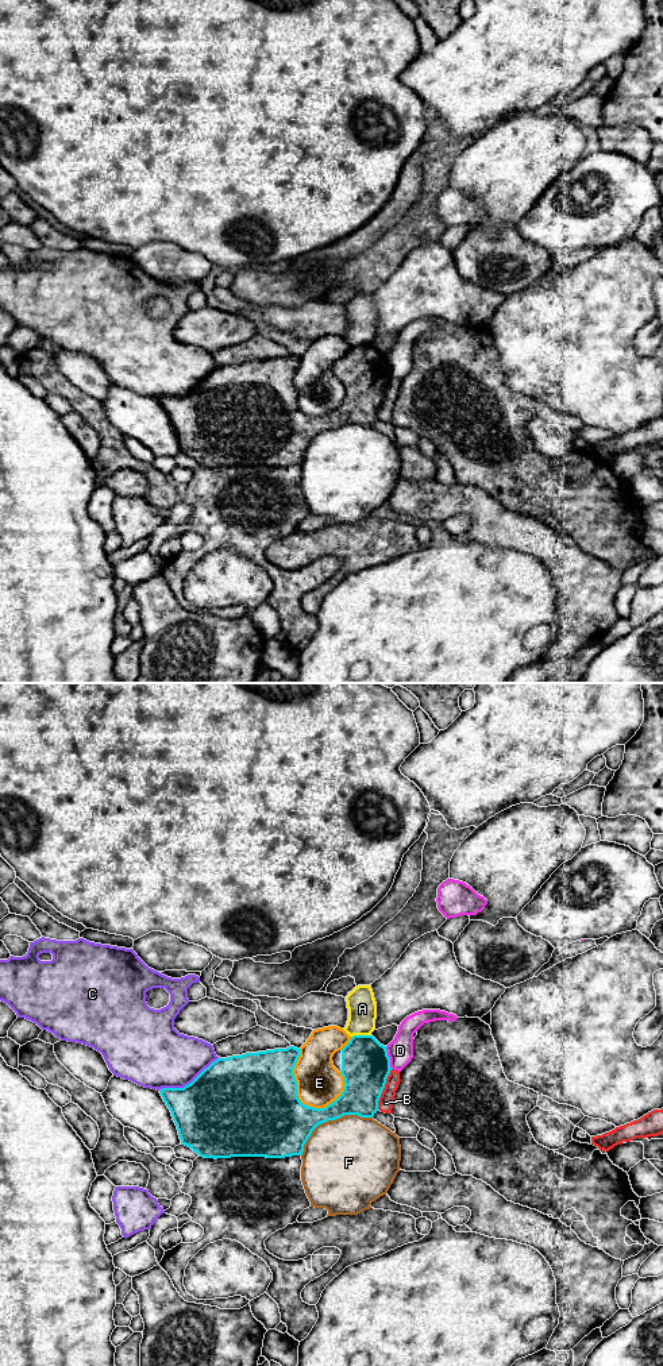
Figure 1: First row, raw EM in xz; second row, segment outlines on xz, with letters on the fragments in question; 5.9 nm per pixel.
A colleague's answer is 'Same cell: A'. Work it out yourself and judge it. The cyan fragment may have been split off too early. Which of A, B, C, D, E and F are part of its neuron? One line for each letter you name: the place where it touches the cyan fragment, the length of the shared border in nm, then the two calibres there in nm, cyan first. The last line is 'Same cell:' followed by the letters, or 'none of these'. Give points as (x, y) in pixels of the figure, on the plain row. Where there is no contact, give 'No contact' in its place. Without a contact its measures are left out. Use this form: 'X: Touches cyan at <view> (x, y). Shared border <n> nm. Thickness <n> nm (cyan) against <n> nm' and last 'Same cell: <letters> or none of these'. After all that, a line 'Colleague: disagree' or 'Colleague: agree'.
Same cell: none of these
Colleague: disagree

